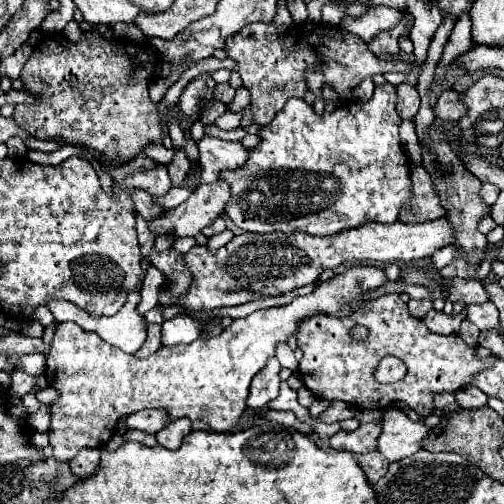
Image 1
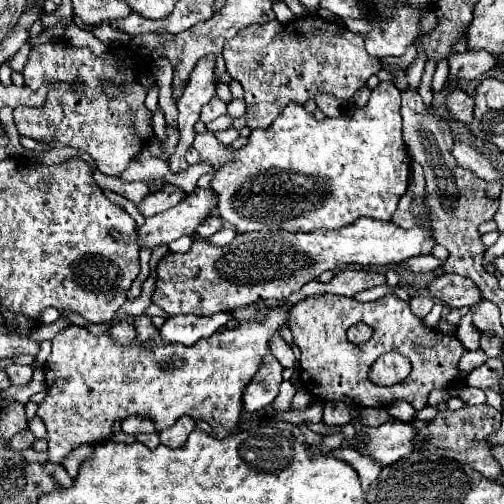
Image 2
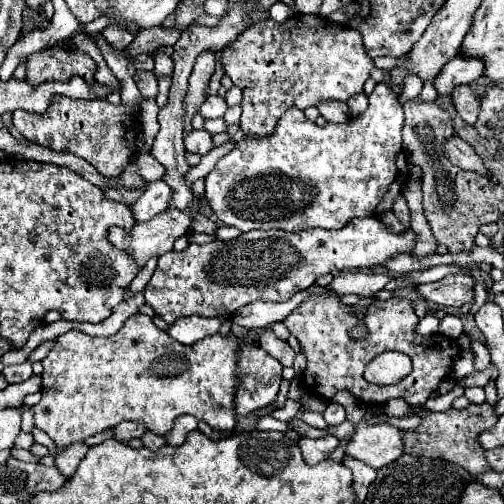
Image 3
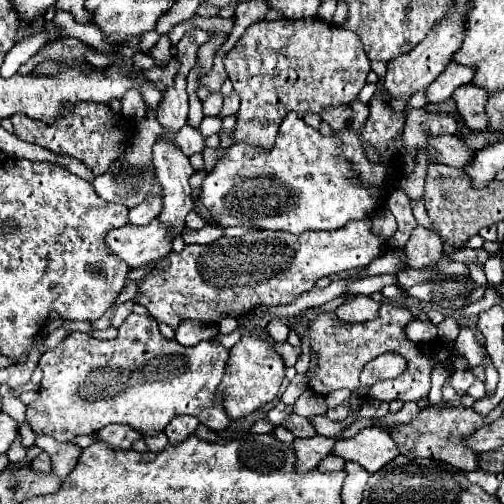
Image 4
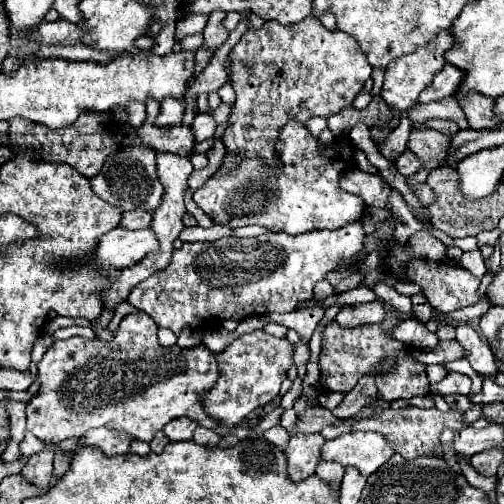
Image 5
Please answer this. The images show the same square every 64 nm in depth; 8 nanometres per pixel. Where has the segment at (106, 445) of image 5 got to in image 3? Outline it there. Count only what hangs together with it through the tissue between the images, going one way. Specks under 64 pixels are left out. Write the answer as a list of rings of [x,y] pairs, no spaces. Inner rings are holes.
[[[120,422],[116,426],[110,428],[114,440],[126,444],[130,438],[140,438],[144,434],[144,428],[140,428],[140,424],[132,424],[132,422]]]

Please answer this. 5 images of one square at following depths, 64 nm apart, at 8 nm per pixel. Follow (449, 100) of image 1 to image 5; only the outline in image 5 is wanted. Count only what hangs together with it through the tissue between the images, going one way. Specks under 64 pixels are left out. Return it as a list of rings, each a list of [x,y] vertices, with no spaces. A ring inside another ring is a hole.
[[[468,94],[466,98],[458,98],[460,108],[464,110],[470,128],[480,130],[480,128],[496,128],[498,118],[494,116],[494,100],[488,100],[486,96],[480,94]]]

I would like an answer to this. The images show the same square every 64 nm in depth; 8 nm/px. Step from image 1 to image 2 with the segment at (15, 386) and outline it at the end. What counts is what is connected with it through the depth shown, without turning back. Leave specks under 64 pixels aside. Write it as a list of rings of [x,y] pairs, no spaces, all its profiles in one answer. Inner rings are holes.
[[[10,364],[10,366],[6,366],[6,374],[8,374],[8,378],[10,378],[10,382],[14,386],[22,386],[22,384],[30,382],[32,372],[34,372],[32,366],[22,366],[22,364]]]

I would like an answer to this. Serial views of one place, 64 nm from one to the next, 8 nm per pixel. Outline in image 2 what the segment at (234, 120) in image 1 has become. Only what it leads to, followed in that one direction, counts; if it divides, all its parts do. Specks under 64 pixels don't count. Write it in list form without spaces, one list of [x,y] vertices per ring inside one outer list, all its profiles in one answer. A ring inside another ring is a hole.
[[[224,114],[224,116],[220,116],[220,118],[216,118],[216,120],[212,120],[212,122],[208,122],[208,124],[206,124],[206,128],[208,128],[210,132],[228,130],[230,126],[232,126],[232,118],[230,118],[228,114]]]

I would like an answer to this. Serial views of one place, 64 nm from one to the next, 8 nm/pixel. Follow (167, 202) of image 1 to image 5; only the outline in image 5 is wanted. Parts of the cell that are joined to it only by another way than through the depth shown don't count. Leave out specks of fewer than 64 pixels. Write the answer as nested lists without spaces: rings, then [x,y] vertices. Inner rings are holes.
[[[130,210],[130,212],[122,212],[120,218],[120,228],[128,228],[128,230],[140,230],[140,228],[148,228],[148,224],[152,222],[152,214],[144,212],[144,210]]]

